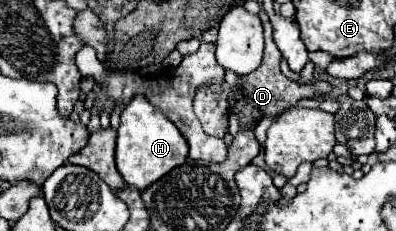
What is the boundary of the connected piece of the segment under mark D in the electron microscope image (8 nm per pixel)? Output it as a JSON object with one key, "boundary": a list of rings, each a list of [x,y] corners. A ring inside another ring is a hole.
{"boundary":[[[263,17],[263,27],[265,27],[265,55],[263,55],[263,63],[259,65],[259,69],[255,69],[249,75],[239,77],[239,81],[237,81],[237,85],[233,89],[225,81],[223,83],[203,83],[199,87],[199,91],[195,93],[193,109],[195,109],[195,115],[201,121],[203,131],[207,135],[225,137],[231,115],[239,117],[239,125],[241,127],[255,129],[257,123],[263,117],[275,117],[281,111],[295,107],[301,99],[313,99],[315,91],[331,93],[331,85],[325,83],[325,81],[317,81],[313,85],[297,85],[295,81],[289,81],[279,69],[281,51],[277,49],[275,41],[273,41],[273,25],[265,17]]]}

